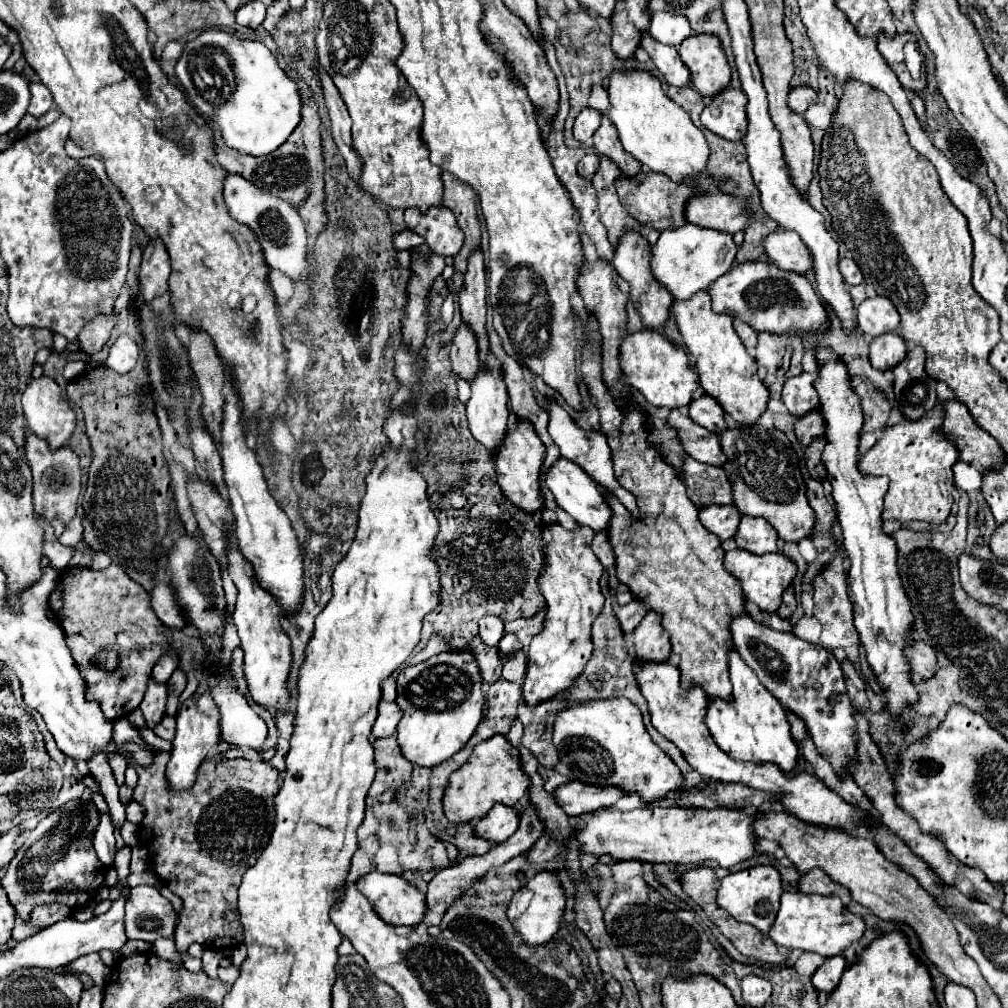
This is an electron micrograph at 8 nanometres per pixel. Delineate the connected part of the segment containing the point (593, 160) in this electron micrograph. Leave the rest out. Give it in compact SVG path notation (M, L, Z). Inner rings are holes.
M585 154L579 160L579 174L585 178L591 178L599 168L599 156L597 154Z

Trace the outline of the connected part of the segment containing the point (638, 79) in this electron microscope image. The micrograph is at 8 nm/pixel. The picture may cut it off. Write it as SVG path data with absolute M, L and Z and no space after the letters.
M615 70L607 82L609 110L607 118L619 130L623 148L633 154L643 168L667 174L673 180L695 184L697 174L705 172L709 146L703 132L691 122L689 114L665 96L661 82L647 70Z

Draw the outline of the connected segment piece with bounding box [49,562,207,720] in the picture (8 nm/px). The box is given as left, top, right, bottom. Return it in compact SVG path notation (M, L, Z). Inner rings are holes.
M113 562L105 570L69 566L63 572L63 588L61 584L55 586L49 606L65 632L73 660L81 668L81 678L87 684L85 698L97 702L105 718L119 720L141 704L153 662L157 662L167 644L171 644L175 650L181 650L179 666L185 674L191 674L191 688L187 688L187 694L195 690L201 670L195 670L193 658L205 658L205 646L197 642L197 636L189 636L183 630L165 628L151 610L149 592L143 586L137 586L137 582L133 582L119 564ZM101 650L117 652L119 664L111 674L101 664L93 662Z

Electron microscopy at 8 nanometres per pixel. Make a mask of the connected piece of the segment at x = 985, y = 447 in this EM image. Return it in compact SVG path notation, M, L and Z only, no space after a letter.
M945 400L945 418L943 432L959 450L959 460L977 466L979 470L989 470L1005 462L1003 450L993 436L981 430L971 418L965 404L957 400Z

